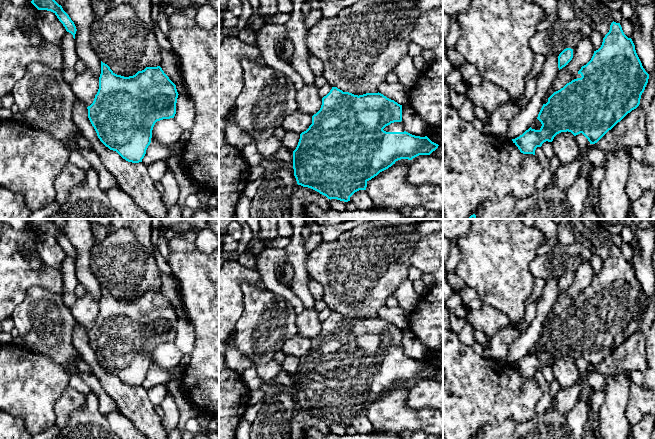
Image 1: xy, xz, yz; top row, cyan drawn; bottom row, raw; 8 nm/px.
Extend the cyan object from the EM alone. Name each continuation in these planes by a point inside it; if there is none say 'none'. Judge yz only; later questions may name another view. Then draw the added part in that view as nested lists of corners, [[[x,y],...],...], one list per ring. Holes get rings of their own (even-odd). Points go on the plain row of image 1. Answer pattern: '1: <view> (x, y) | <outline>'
none

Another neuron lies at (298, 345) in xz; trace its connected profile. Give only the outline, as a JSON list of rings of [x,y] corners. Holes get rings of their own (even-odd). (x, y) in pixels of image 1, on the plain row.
[[[296,334],[285,342],[281,350],[286,356],[301,358],[302,356],[306,355],[311,348],[312,341],[309,338]]]

